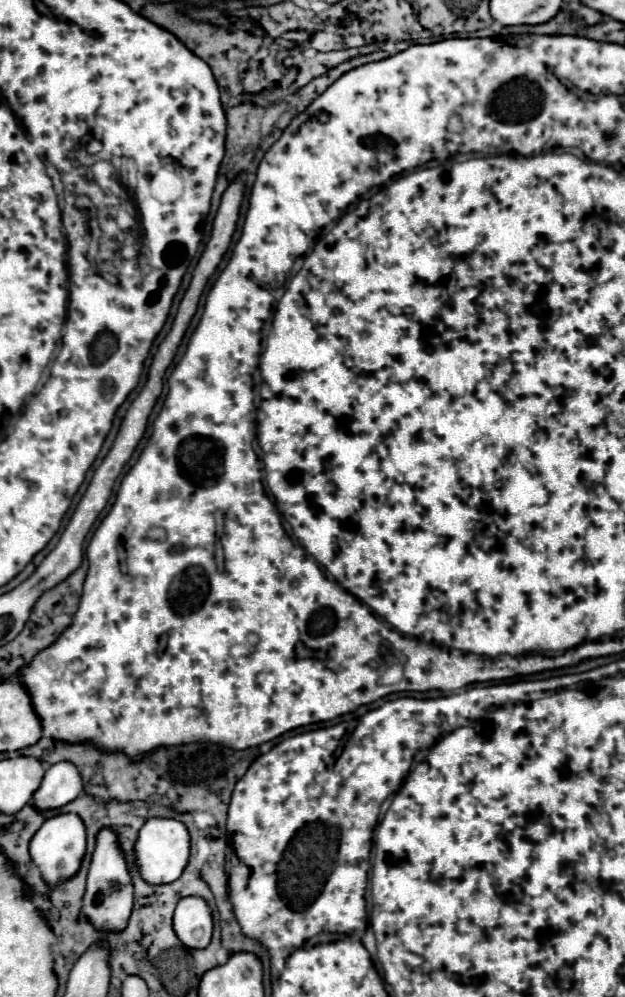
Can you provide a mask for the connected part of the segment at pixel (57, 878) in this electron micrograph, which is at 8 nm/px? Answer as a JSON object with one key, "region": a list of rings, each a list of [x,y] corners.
{"region":[[[62,814],[46,820],[40,830],[34,834],[30,840],[30,858],[36,862],[42,880],[50,886],[56,888],[70,880],[82,866],[82,858],[86,852],[86,828],[84,822],[76,814]]]}

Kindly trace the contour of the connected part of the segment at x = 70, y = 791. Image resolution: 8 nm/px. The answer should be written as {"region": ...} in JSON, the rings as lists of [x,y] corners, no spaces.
{"region":[[[58,762],[58,766],[50,766],[44,772],[44,778],[32,796],[32,806],[36,810],[52,810],[72,802],[80,794],[82,778],[78,778],[78,770],[74,770],[70,762]]]}

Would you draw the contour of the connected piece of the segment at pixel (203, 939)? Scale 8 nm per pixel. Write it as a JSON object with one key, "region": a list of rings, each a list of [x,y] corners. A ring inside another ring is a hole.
{"region":[[[182,898],[174,912],[174,932],[186,948],[202,950],[212,938],[212,914],[202,898]]]}

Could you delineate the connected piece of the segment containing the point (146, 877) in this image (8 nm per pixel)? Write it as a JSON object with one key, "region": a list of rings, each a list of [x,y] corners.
{"region":[[[148,818],[146,824],[140,828],[138,840],[134,844],[134,864],[142,880],[154,886],[168,884],[180,878],[184,866],[188,864],[188,854],[190,854],[190,834],[182,822],[170,818]]]}

